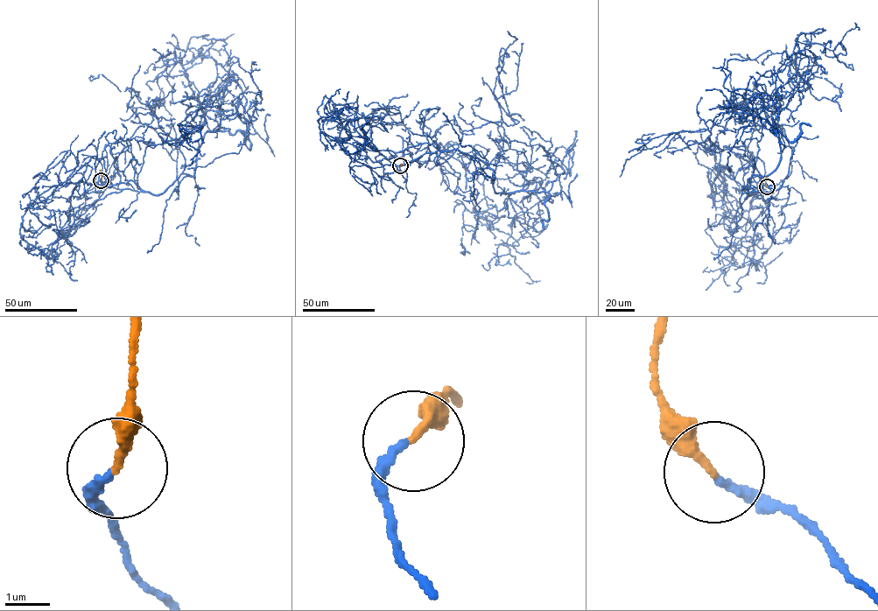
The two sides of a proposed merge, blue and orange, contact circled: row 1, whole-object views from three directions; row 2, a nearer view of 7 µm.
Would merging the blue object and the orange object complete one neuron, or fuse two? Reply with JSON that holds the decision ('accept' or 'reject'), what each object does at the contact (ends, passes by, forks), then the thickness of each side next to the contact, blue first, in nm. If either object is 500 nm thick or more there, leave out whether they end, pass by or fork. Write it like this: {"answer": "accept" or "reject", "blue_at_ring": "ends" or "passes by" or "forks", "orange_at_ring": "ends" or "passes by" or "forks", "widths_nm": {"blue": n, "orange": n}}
{"answer": "accept", "blue_at_ring": "ends", "orange_at_ring": "ends", "widths_nm": {"blue": 190, "orange": 220}}

